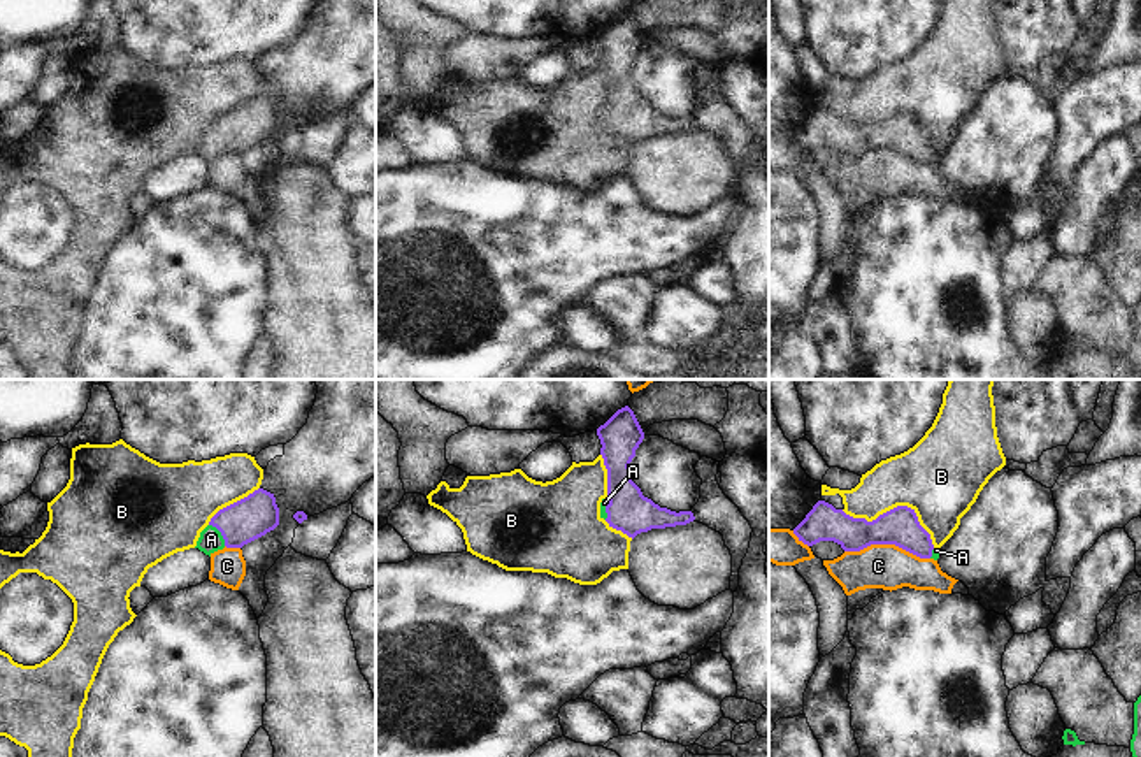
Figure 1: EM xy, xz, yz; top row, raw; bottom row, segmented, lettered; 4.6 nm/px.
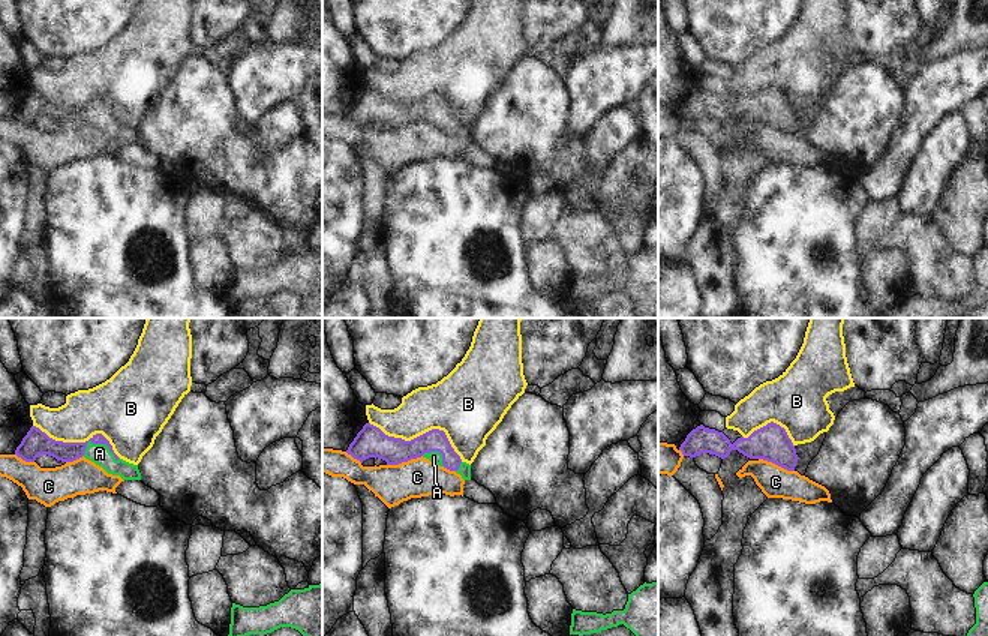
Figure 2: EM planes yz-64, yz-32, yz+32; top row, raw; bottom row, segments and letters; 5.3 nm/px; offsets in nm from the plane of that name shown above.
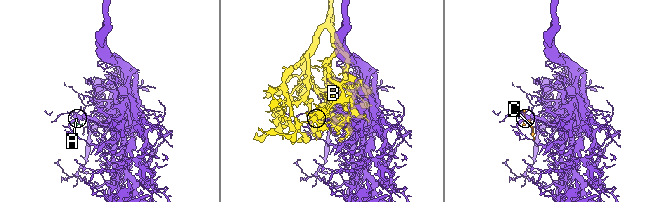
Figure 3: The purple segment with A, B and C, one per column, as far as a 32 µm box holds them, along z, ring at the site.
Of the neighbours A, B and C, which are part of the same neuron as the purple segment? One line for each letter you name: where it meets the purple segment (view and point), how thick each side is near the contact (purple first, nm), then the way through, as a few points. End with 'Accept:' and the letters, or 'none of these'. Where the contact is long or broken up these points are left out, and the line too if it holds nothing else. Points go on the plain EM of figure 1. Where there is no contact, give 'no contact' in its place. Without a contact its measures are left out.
A: xy (222, 141) | 190/110 nm | across xy (255, 122), (222, 141), (211, 146)
Accept: A

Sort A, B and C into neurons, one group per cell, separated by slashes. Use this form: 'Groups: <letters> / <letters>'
Groups: A / B / C

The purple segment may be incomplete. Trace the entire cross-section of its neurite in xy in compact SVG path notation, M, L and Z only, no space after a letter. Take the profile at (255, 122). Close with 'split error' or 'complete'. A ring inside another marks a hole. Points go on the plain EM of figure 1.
M258 95L248 104L219 116L200 139L197 153L205 162L218 156L242 155L279 132L274 100Z; split error

